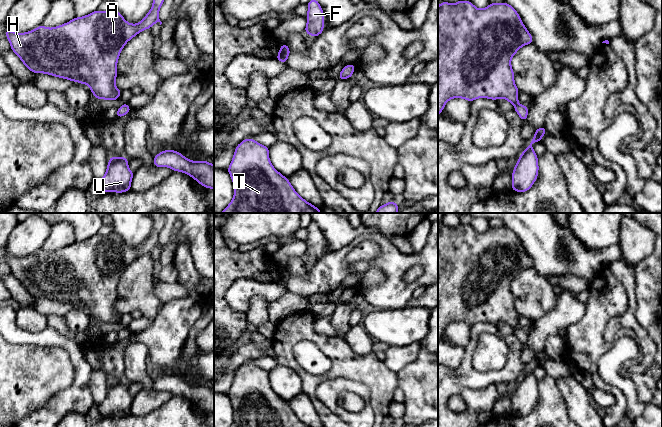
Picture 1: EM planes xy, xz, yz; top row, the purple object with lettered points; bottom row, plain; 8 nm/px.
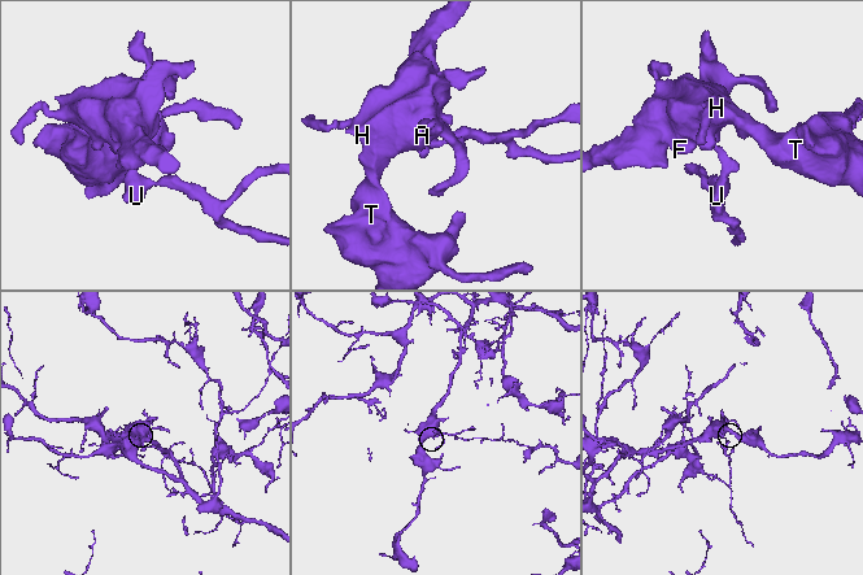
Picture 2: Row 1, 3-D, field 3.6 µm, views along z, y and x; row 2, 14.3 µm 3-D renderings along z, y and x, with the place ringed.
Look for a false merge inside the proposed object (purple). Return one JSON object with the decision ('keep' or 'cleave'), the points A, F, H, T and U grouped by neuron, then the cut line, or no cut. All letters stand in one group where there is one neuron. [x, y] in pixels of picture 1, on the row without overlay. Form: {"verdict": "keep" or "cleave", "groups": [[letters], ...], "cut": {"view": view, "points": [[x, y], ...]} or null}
{"verdict": "keep", "groups": [["A", "F", "H", "T", "U"]], "cut": null}

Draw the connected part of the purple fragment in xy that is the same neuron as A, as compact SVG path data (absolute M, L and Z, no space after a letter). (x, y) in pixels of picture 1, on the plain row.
M150 215L153 229L138 248L128 247L112 232L75 241L53 252L40 249L25 257L6 252L6 261L11 274L31 296L86 308L98 324L118 324L122 315L115 310L115 304L123 271L144 253L156 246L162 248L159 233L165 216Z

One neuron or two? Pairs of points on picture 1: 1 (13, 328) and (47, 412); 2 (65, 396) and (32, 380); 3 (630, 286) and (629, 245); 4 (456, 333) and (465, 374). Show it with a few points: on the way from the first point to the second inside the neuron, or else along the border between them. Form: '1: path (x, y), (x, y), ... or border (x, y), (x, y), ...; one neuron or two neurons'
1: path (44, 338), (63, 342), (77, 356), (78, 385); one neuron
2: border (74, 376), (68, 386), (55, 392), (39, 407); two neurons
3: border (626, 262), (632, 266); two neurons
4: border (470, 326), (470, 339), (463, 348); two neurons

